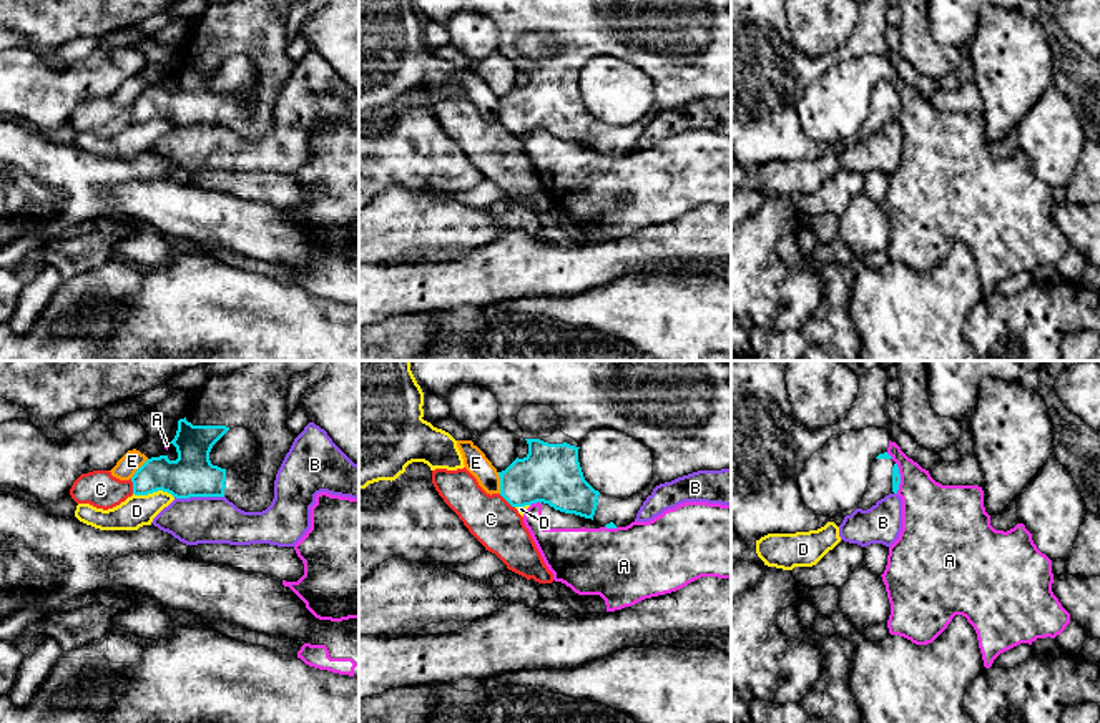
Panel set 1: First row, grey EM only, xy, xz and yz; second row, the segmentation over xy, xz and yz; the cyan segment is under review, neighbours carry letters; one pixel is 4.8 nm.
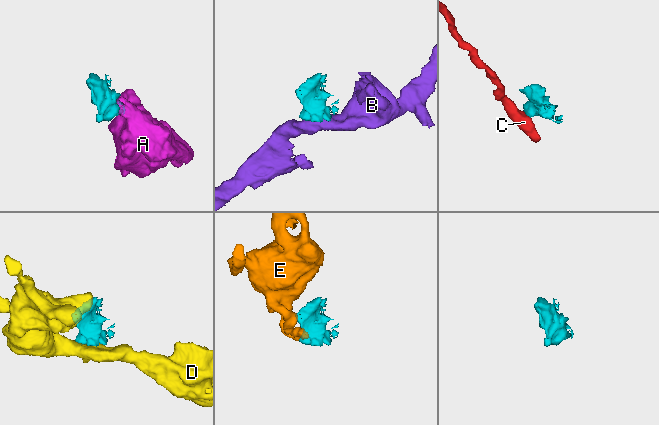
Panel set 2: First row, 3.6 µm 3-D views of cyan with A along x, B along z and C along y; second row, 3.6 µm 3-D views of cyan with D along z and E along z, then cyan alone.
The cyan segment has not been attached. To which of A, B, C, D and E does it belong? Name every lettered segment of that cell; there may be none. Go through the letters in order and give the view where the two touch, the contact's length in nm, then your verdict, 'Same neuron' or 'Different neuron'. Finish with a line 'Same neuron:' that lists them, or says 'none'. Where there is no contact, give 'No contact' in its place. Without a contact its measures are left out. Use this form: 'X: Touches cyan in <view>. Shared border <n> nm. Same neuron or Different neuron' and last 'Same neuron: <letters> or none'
A: Touches cyan in yz. Shared border 150 nm. Different neuron
B: Touches cyan in xy. Shared border 240 nm. Different neuron
C: Touches cyan in xz. Shared border 100 nm. Different neuron
D: Touches cyan in xy. Shared border 200 nm. Different neuron
E: Touches cyan in xz. Shared border 110 nm. Different neuron
Same neuron: none

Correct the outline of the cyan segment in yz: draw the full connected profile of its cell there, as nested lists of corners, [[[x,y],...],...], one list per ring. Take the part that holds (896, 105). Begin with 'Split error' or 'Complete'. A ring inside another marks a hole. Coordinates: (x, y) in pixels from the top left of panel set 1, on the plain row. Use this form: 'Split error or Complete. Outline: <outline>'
Split error. Outline: [[[887,80],[879,81],[871,93],[869,111],[859,136],[867,138],[886,123],[897,121],[899,111],[901,101],[897,91]]]

